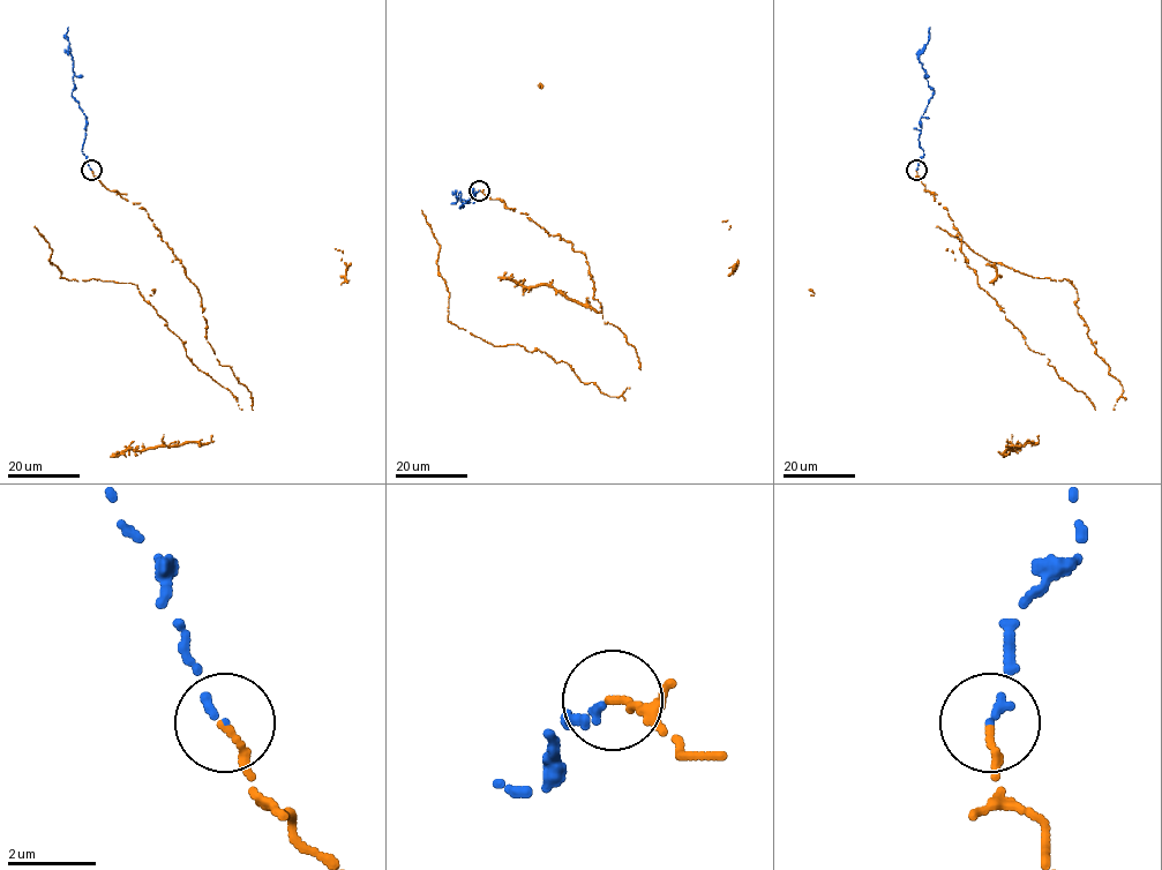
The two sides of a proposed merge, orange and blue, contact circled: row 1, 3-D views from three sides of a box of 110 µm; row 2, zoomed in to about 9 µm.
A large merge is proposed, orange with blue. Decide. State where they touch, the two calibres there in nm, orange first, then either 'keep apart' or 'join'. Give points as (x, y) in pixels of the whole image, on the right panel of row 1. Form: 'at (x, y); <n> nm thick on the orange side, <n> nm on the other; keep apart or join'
at (916, 170); 140 nm thick on the orange side, 130 nm on the other; join

